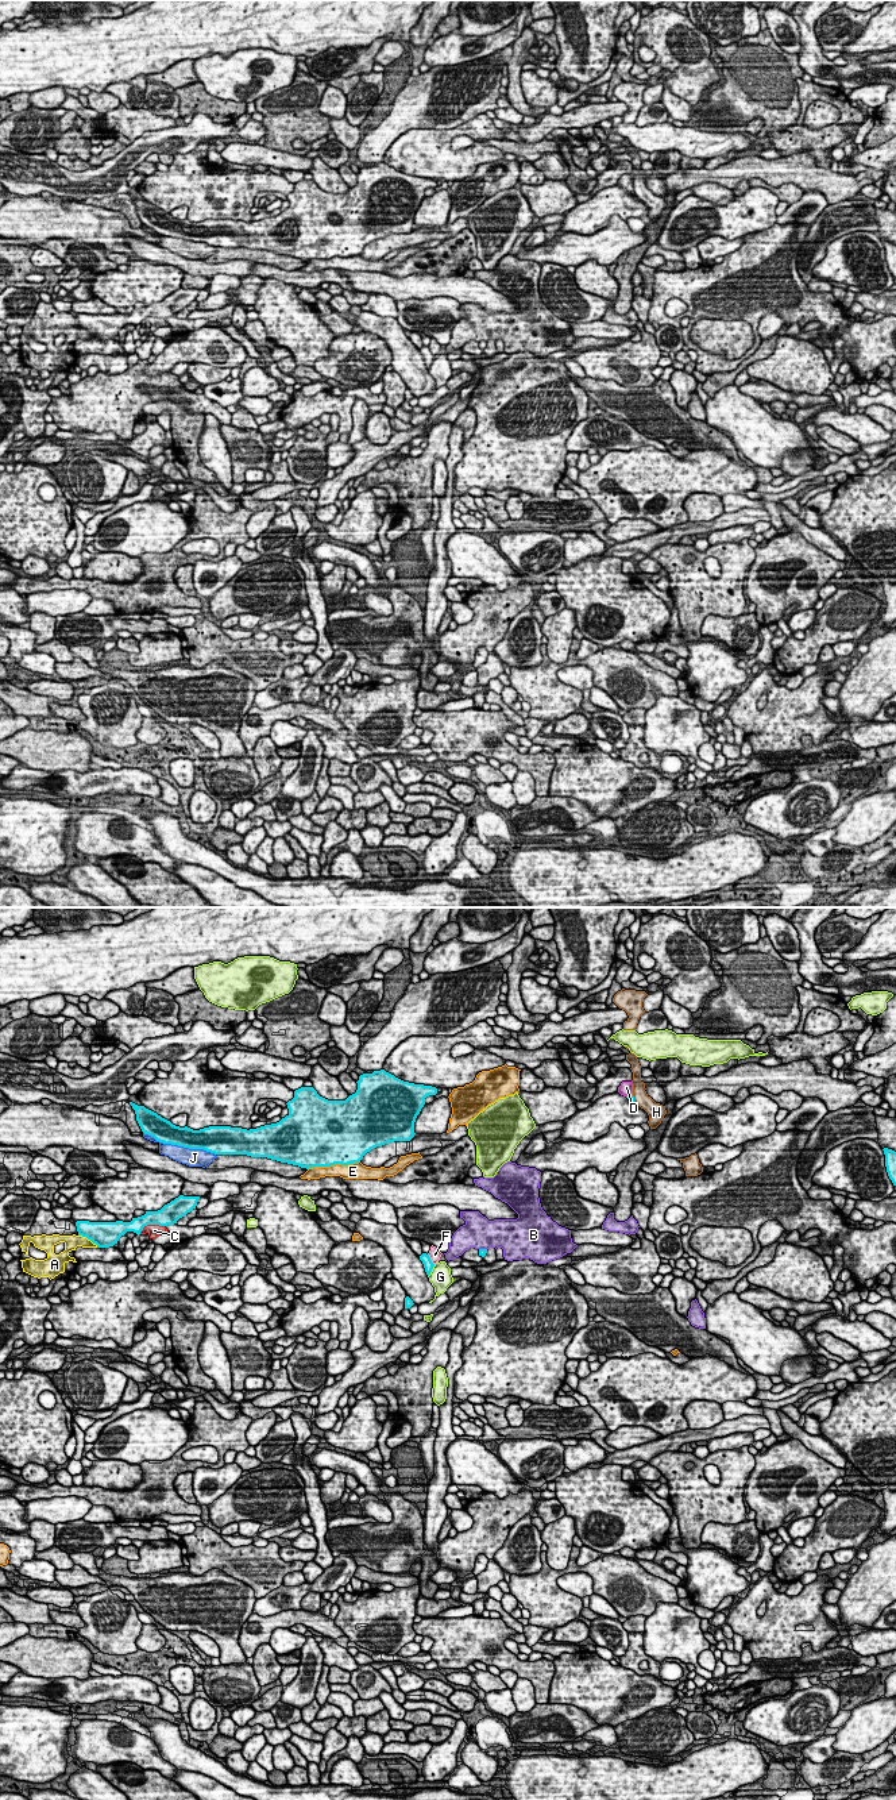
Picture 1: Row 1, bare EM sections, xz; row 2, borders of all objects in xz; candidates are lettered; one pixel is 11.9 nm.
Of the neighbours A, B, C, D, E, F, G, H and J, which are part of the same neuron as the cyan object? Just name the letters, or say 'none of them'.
D

